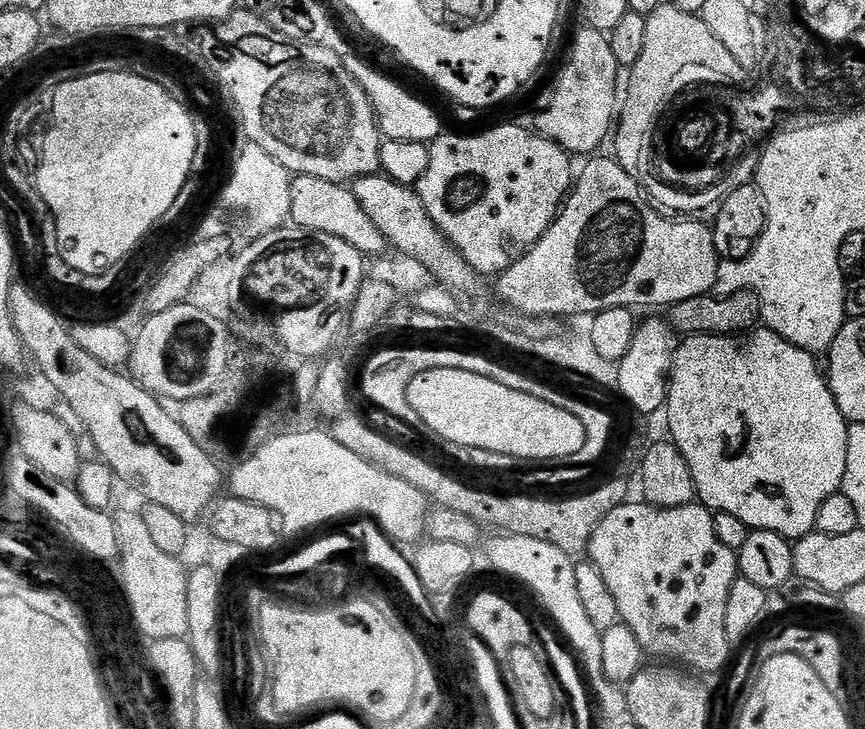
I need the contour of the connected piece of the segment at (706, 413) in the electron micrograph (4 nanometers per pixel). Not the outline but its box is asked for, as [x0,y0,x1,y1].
[668,327,849,542]

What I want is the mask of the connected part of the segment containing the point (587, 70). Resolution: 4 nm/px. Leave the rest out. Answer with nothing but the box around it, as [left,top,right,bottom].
[535,26,622,157]

